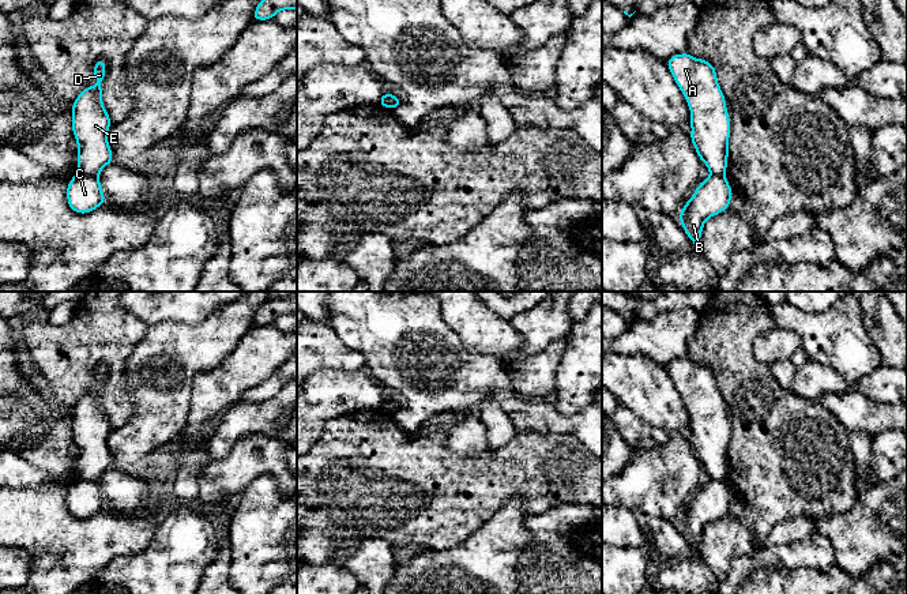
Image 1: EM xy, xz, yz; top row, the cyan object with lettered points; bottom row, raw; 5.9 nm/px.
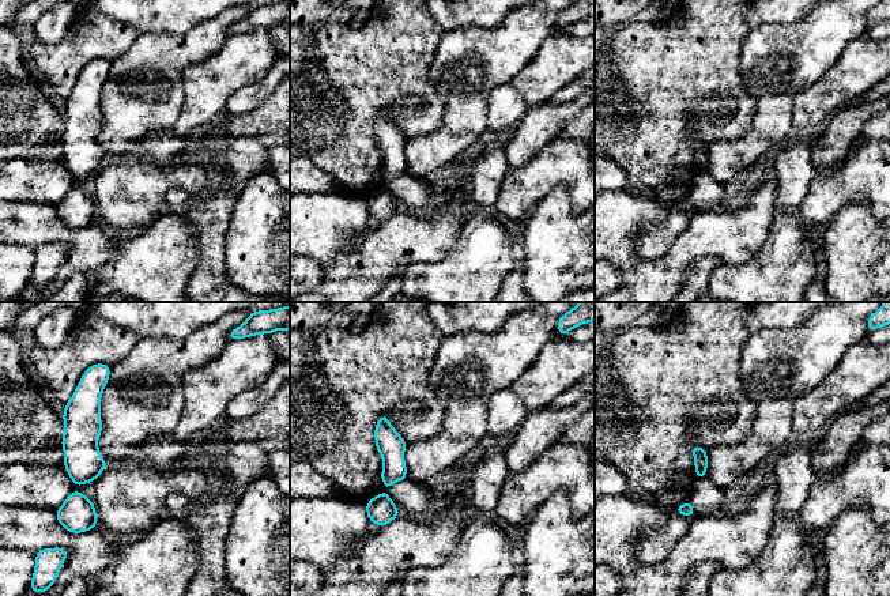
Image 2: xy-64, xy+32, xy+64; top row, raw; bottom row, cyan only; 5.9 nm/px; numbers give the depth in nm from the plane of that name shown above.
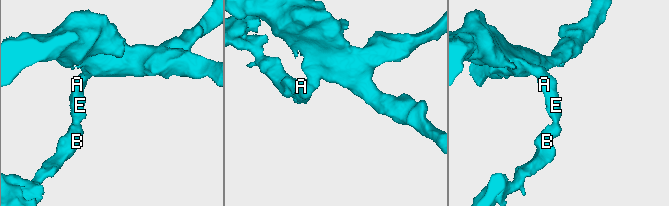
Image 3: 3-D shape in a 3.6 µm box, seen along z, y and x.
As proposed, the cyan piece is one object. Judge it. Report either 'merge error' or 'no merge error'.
merge error

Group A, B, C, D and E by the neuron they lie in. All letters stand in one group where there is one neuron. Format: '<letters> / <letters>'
A D E / B C

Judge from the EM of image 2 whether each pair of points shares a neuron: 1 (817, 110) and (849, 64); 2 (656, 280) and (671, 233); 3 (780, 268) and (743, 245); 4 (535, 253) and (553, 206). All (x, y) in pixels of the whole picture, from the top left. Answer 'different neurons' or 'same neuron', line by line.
1: same neuron
2: different neurons
3: different neurons
4: same neuron

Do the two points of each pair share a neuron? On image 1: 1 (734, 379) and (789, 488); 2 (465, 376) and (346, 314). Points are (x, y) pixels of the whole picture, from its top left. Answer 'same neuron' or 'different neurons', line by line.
1: same neuron
2: same neuron

